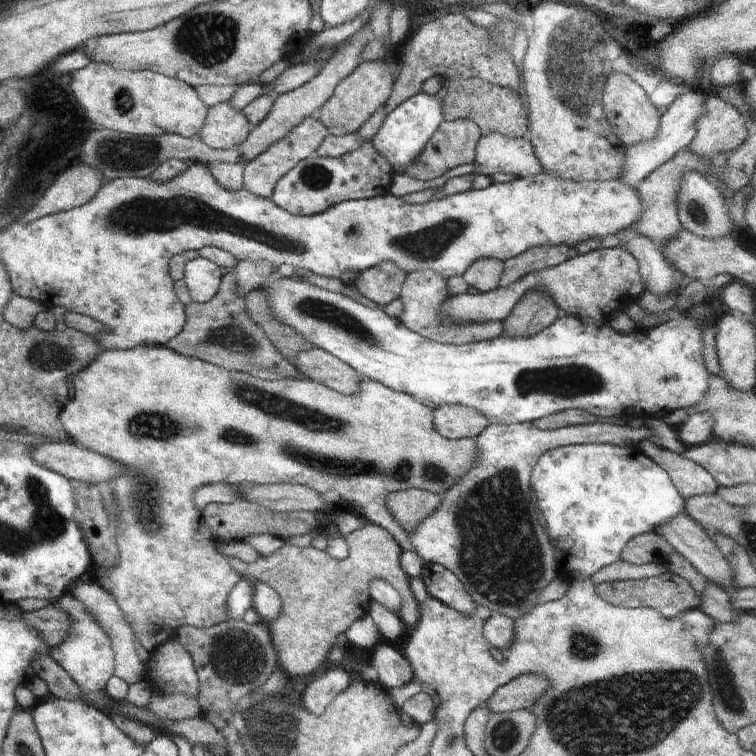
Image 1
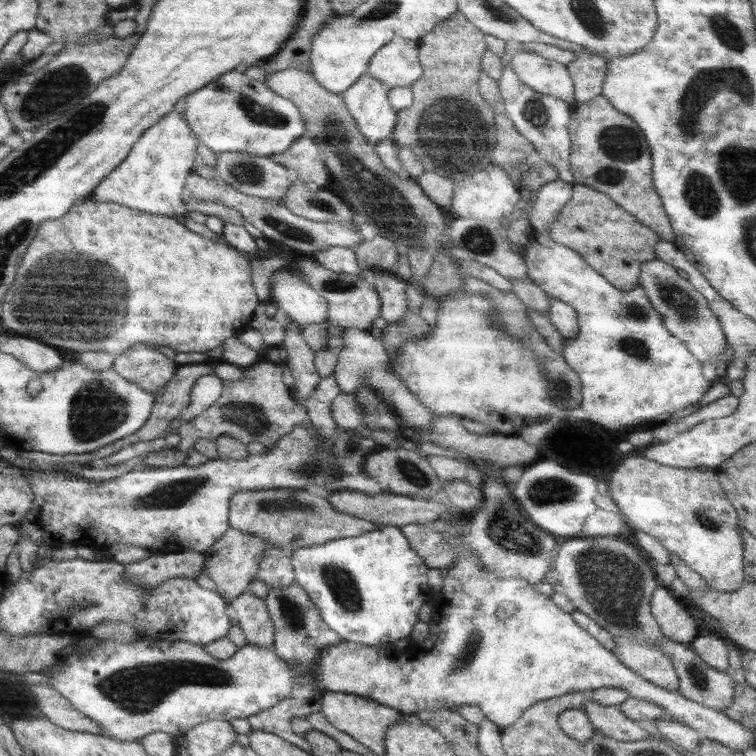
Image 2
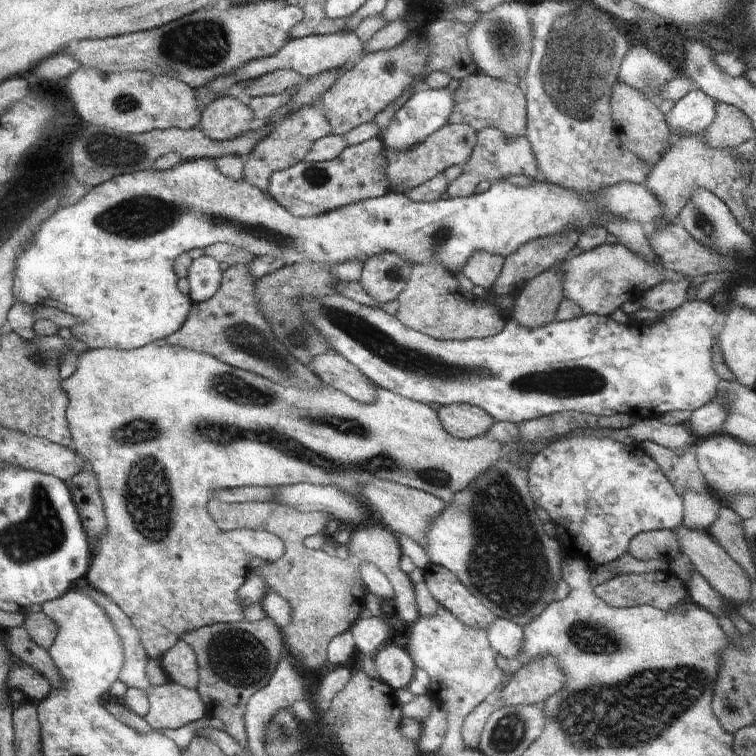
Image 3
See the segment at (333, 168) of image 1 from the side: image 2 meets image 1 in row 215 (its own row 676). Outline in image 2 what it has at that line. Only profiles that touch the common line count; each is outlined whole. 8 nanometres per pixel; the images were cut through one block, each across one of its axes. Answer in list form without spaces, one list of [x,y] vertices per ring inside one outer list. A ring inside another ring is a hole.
[[[294,582],[286,587],[271,588],[268,596],[264,599],[267,610],[275,629],[275,642],[272,650],[275,654],[287,663],[287,668],[298,674],[294,679],[291,696],[270,708],[261,710],[248,718],[251,730],[264,730],[270,734],[276,734],[290,742],[294,746],[312,754],[311,744],[302,737],[299,737],[291,728],[292,720],[296,718],[307,718],[308,714],[323,714],[322,702],[324,691],[317,690],[312,681],[312,671],[320,661],[321,653],[325,648],[337,646],[344,642],[340,636],[331,630],[320,617],[318,605],[308,597],[306,589]]]

